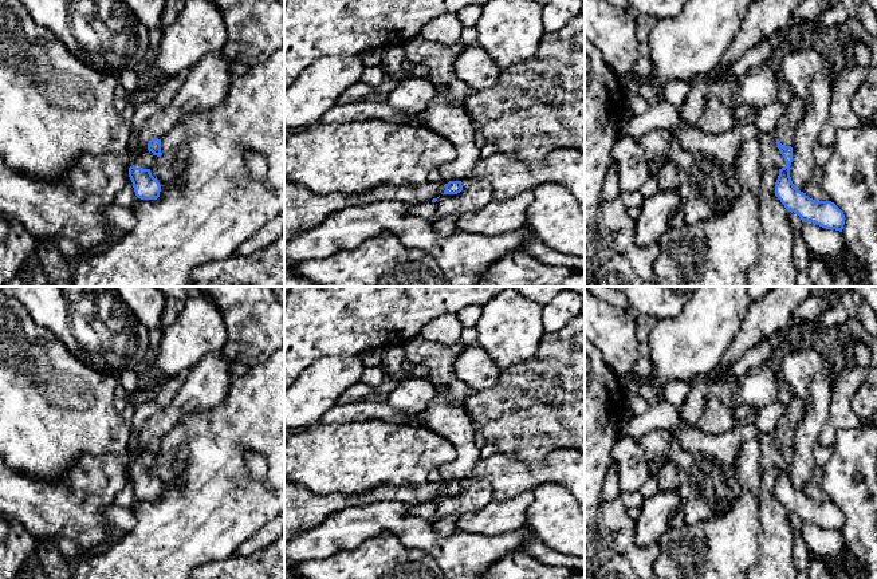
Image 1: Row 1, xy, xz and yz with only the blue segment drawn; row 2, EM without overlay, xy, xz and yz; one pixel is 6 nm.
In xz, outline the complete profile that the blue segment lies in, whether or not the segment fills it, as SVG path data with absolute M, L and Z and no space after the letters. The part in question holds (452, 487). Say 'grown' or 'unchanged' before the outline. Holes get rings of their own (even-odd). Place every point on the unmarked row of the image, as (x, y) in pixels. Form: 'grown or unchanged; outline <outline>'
grown; outline M429 378L429 379L434 383L434 397L430 399L430 402L429 402L428 406L426 406L426 409L425 409L424 411L421 411L421 413L417 415L417 418L416 418L416 425L418 425L418 426L425 426L425 428L428 428L428 429L430 429L430 430L438 433L440 436L443 436L443 437L445 437L448 441L451 441L452 445L455 446L455 449L456 449L456 452L457 452L456 458L455 458L453 461L448 462L448 464L441 465L441 466L438 468L438 470L440 470L440 476L441 476L441 482L445 484L444 495L457 495L457 493L460 493L460 492L463 491L461 481L472 477L473 469L475 469L476 464L477 464L479 460L480 460L480 449L475 445L475 441L473 441L475 429L473 429L473 425L472 425L472 422L471 422L471 418L469 418L467 410L461 406L460 401L456 399L456 398L453 398L452 394L451 394L451 391L449 391L448 389L443 389L443 387L437 386L436 382L434 382L432 378Z

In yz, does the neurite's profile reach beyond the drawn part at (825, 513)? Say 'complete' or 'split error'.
split error

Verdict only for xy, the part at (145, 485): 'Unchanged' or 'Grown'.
Grown

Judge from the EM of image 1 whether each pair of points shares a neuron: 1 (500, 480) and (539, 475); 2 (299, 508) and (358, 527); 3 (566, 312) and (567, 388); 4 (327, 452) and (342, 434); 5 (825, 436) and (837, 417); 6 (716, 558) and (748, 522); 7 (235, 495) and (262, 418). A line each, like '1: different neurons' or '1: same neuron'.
1: same neuron
2: different neurons
3: different neurons
4: same neuron
5: same neuron
6: same neuron
7: same neuron

